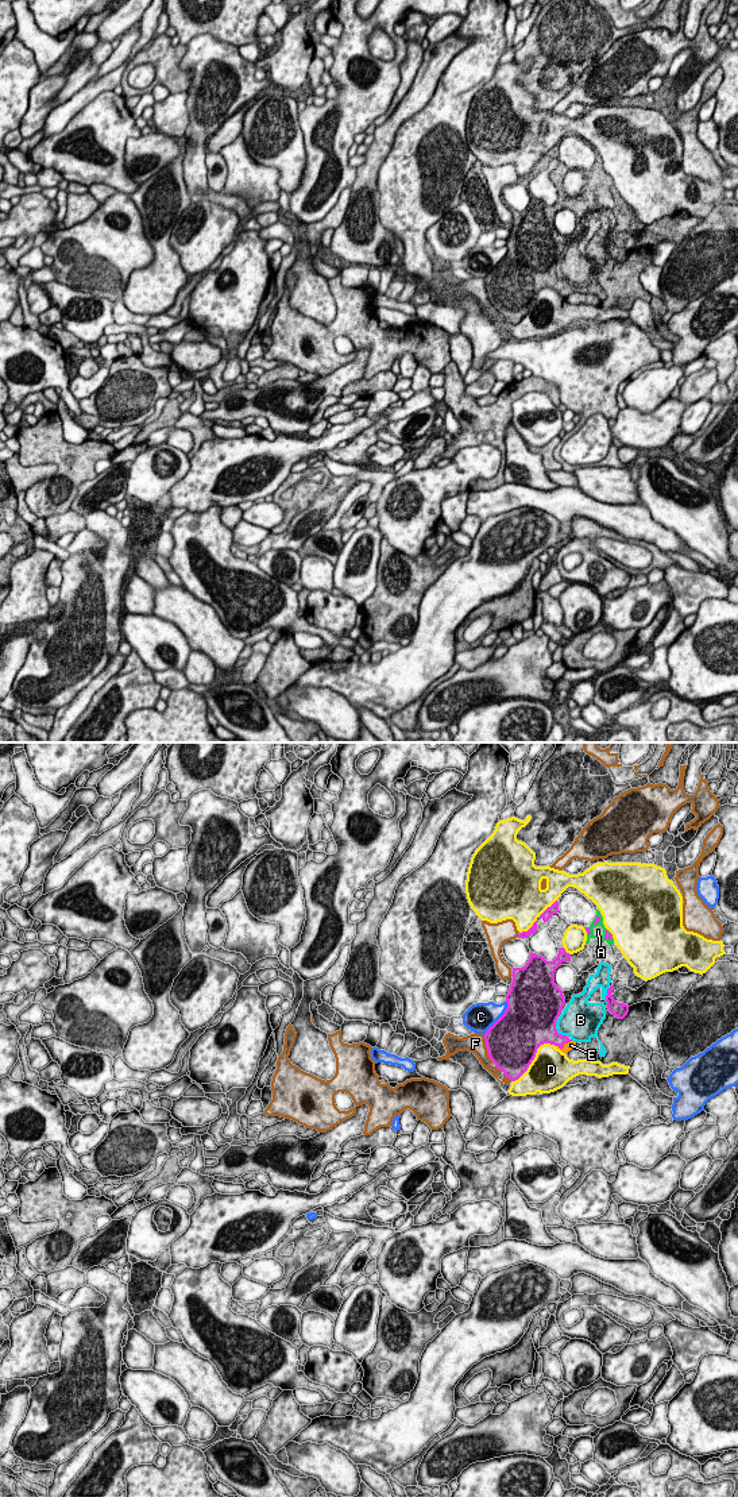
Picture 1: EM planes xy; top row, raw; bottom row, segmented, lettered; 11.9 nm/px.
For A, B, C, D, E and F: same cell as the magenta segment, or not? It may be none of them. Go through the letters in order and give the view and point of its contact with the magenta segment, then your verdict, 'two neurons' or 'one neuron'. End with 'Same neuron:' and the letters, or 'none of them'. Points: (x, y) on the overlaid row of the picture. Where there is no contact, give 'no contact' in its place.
A: xy (606, 934) | one neuron
B: xy (556, 1031) | one neuron
C: xy (499, 1018) | two neurons
D: xy (534, 1056) | two neurons
E: xy (563, 1045) | one neuron
F: xy (487, 1049) | two neurons
Same neuron: A, B, E

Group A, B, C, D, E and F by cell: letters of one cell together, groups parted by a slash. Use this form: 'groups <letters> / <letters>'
groups A B E / C / D / F

